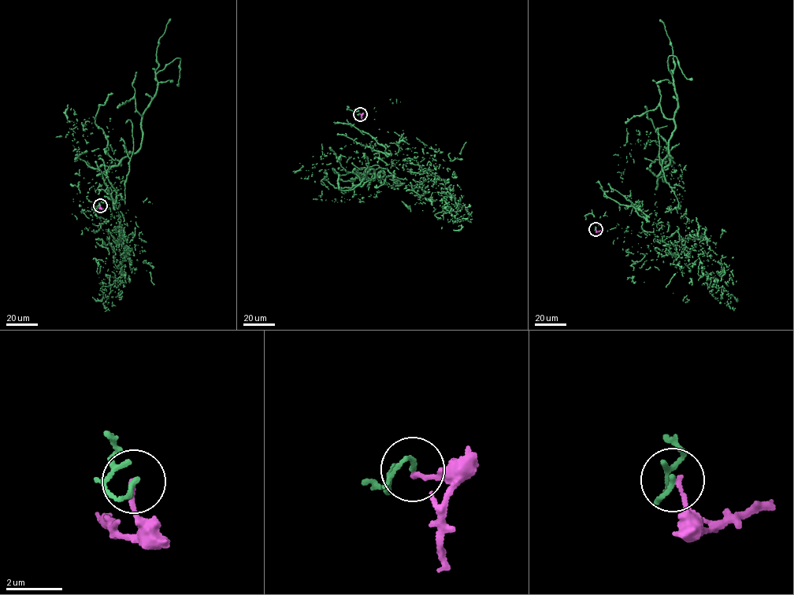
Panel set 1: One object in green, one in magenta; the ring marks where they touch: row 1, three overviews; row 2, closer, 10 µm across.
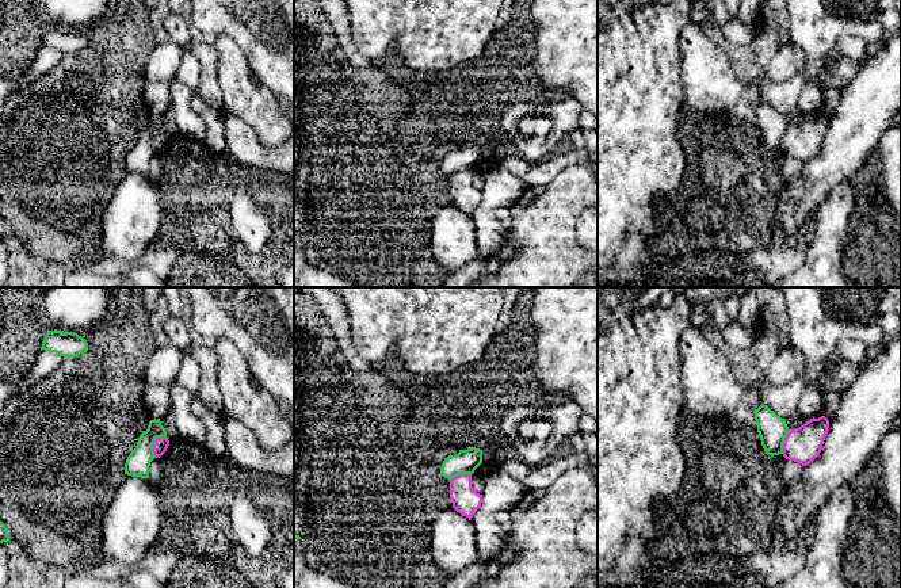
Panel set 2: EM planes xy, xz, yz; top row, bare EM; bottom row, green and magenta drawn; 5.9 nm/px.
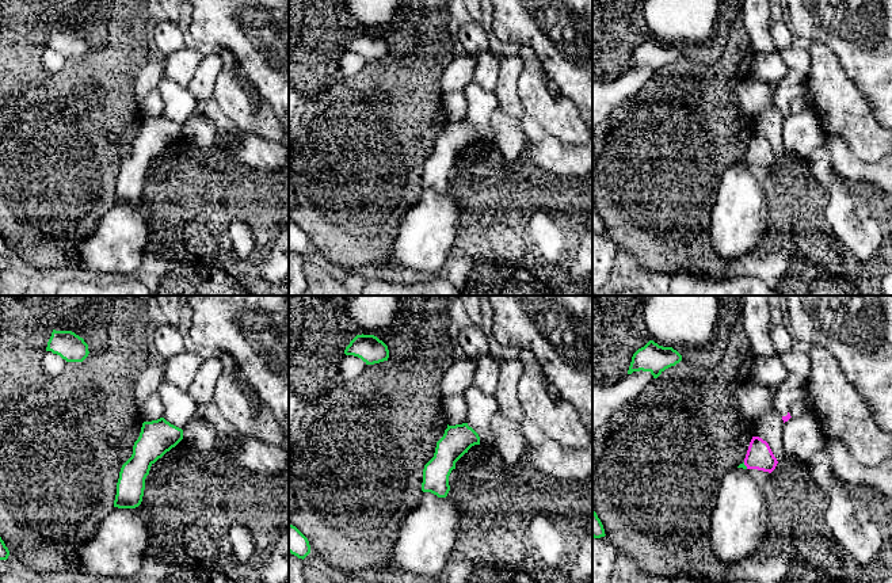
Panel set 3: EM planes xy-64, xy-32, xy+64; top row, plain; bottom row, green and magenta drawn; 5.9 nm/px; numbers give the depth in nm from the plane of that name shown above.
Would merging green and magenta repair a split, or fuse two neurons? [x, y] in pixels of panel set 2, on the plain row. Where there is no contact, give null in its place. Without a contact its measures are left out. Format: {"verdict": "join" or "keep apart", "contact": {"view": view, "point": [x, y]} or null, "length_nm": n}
{"verdict": "keep apart", "contact": {"view": "xy", "point": [153, 138]}, "length_nm": 140}

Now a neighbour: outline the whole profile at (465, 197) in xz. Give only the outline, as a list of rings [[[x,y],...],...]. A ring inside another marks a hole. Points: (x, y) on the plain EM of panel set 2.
[[[459,171],[448,176],[453,205],[461,211],[472,215],[481,203],[482,191],[472,183],[472,171]]]

